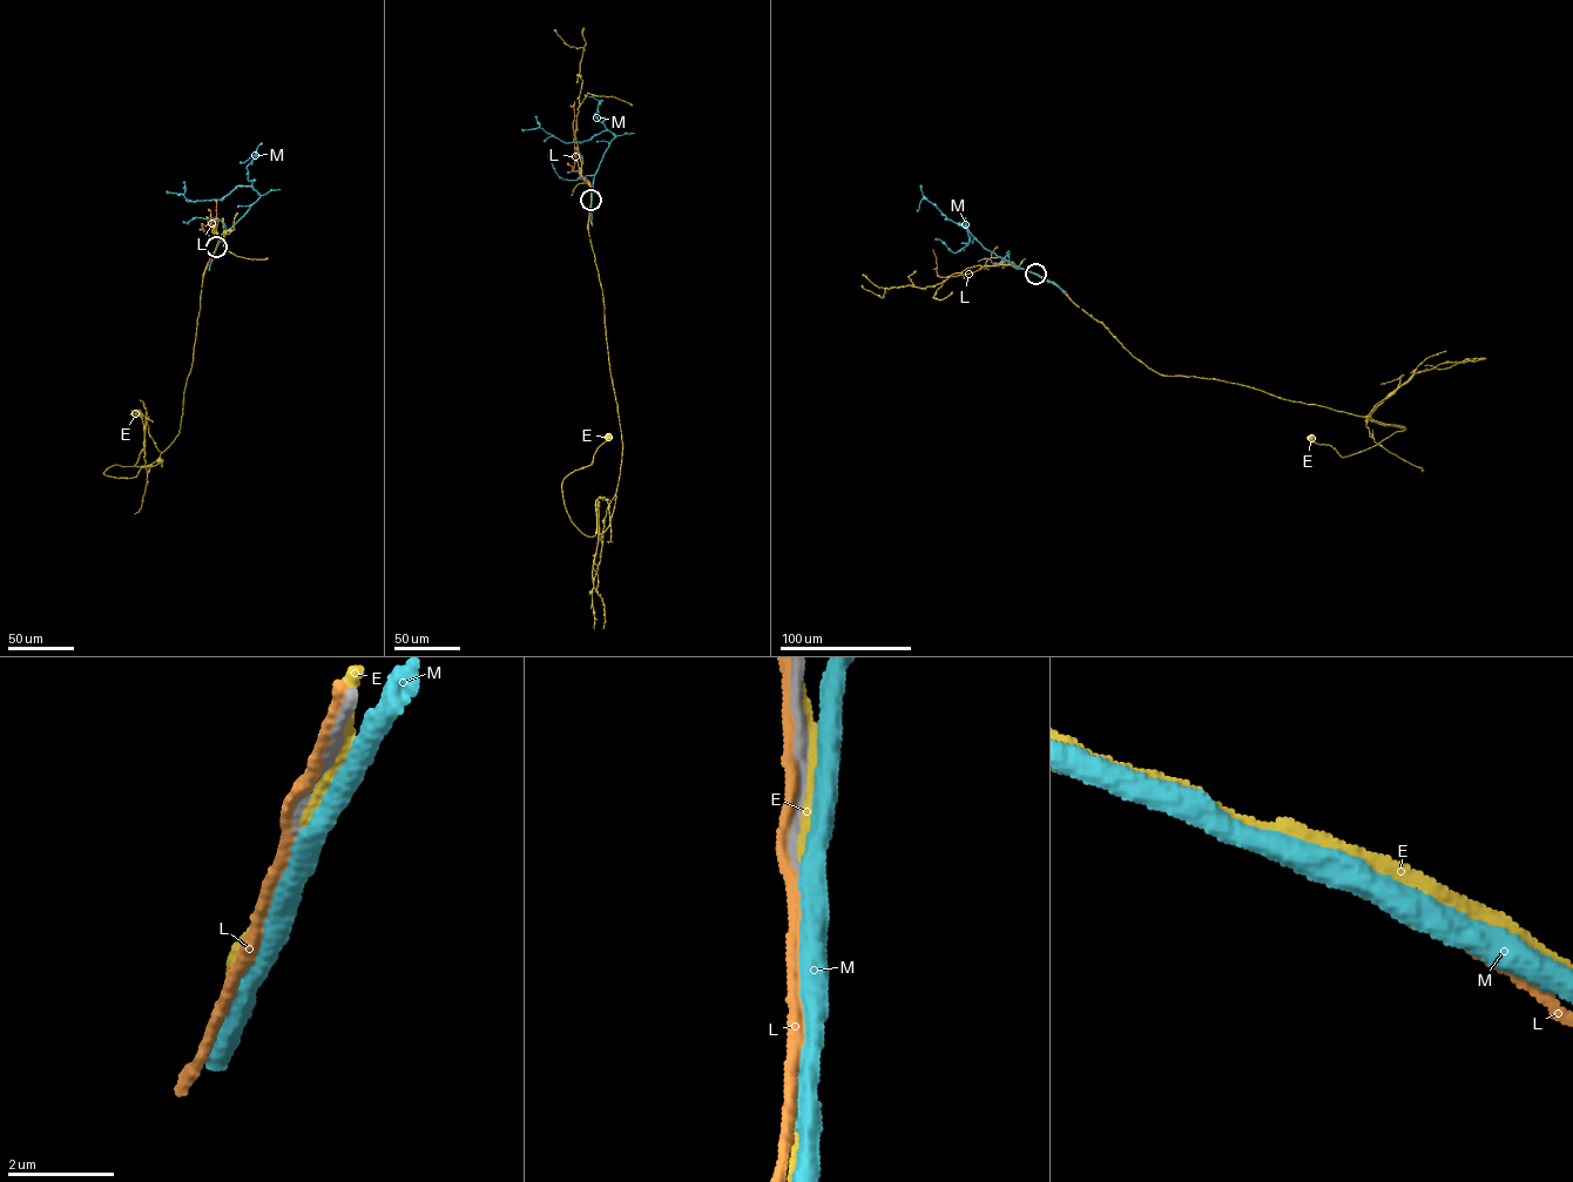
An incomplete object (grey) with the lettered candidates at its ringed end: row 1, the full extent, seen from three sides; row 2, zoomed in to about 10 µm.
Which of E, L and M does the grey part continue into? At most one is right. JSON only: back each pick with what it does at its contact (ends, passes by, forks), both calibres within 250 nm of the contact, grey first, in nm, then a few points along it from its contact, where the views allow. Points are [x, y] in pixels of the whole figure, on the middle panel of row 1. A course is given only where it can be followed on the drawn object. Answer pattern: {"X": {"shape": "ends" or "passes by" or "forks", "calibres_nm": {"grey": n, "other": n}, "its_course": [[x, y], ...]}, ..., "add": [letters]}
{"add": []}

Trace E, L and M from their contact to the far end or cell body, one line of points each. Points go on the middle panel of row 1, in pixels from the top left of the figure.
E: (591, 197), (588, 231), (622, 447), (611, 524), (587, 537), (571, 521), (562, 483), (593, 463), (608, 436)
L: (591, 197), (588, 182), (578, 171), (574, 105), (569, 105)
M: (591, 198), (594, 176), (615, 136), (602, 132), (591, 140), (566, 143), (540, 127), (521, 129)

